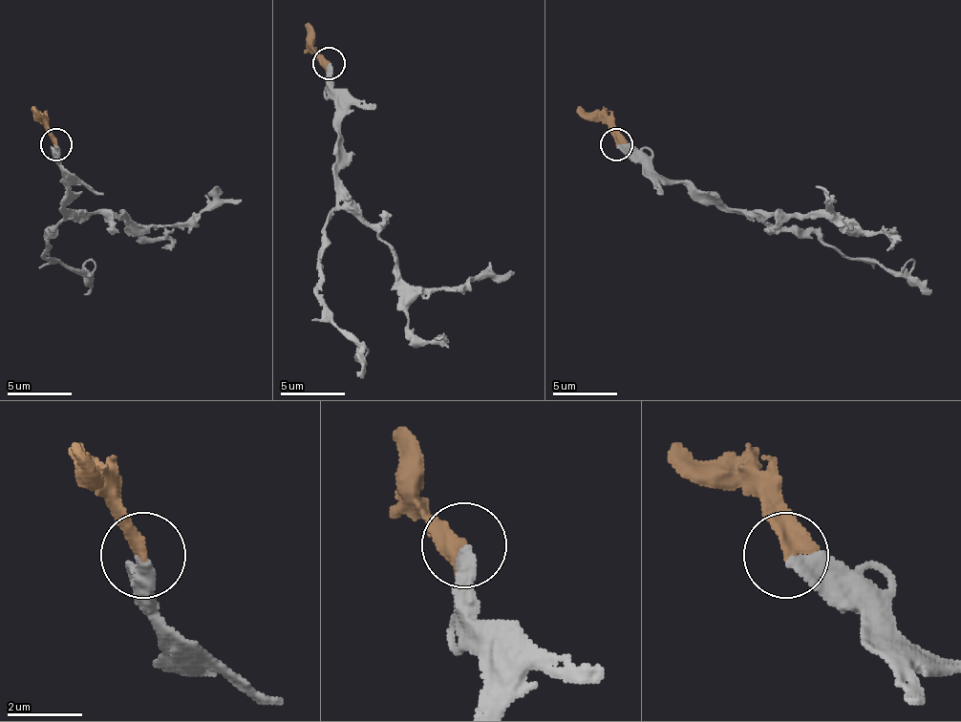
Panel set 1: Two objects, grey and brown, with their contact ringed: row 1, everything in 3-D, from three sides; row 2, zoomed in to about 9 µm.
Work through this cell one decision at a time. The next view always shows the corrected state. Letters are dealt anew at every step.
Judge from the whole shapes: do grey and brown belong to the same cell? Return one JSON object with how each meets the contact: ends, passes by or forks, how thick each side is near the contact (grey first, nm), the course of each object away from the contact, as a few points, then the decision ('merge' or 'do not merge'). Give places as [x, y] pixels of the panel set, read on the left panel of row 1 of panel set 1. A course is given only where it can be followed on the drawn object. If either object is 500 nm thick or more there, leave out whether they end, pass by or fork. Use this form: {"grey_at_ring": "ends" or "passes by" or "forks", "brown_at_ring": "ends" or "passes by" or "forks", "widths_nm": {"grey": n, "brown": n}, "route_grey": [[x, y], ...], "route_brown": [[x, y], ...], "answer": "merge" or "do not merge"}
{"grey_at_ring": "ends", "brown_at_ring": "ends", "widths_nm": {"grey": 360, "brown": 400}, "route_grey": [[57, 144], [57, 166], [67, 182], [67, 208], [128, 215], [138, 224], [189, 224], [202, 211], [241, 199]], "route_brown": [[57, 144], [34, 109]], "answer": "merge"}

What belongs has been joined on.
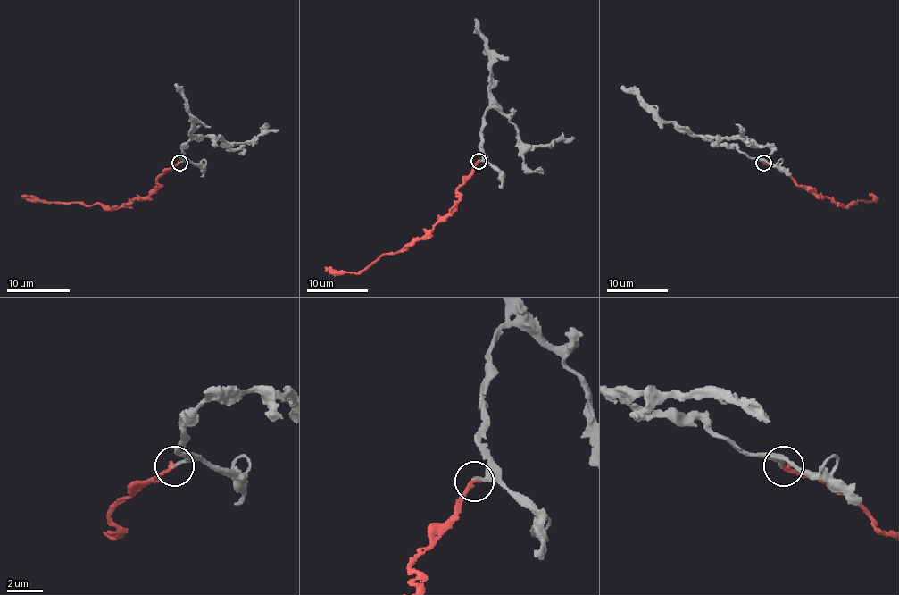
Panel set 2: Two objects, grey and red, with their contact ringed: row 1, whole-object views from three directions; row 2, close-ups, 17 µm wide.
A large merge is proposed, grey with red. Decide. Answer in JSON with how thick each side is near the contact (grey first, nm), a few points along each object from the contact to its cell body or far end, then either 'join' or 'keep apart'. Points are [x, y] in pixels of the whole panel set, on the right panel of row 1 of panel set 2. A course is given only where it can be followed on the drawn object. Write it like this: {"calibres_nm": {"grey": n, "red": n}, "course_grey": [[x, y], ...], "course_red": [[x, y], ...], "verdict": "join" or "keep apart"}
{"calibres_nm": {"grey": 200, "red": 240}, "course_grey": [[763, 162], [734, 148], [714, 145], [705, 138], [680, 133], [636, 95], [620, 87]], "course_red": [[763, 162], [778, 166], [797, 185], [810, 187], [838, 205], [875, 200], [869, 194]], "verdict": "join"}

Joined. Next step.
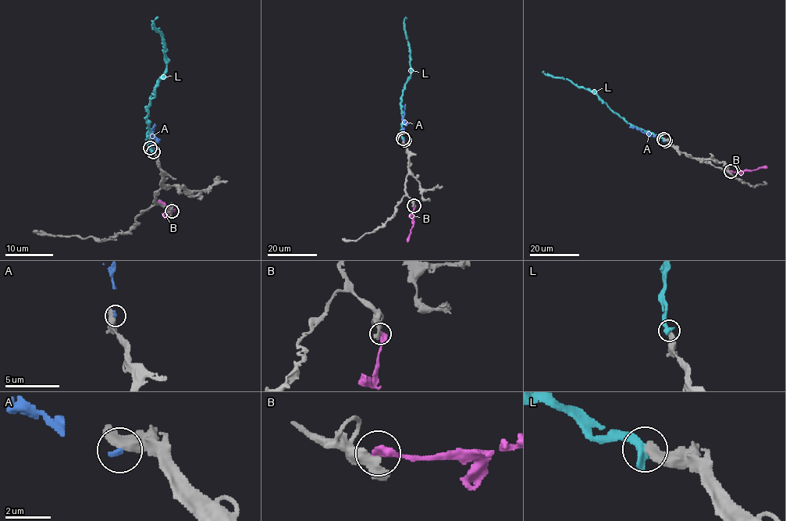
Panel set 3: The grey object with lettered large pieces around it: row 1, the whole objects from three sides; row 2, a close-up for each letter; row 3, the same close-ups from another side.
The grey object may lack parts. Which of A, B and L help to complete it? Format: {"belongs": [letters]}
{"belongs": ["B"]}

